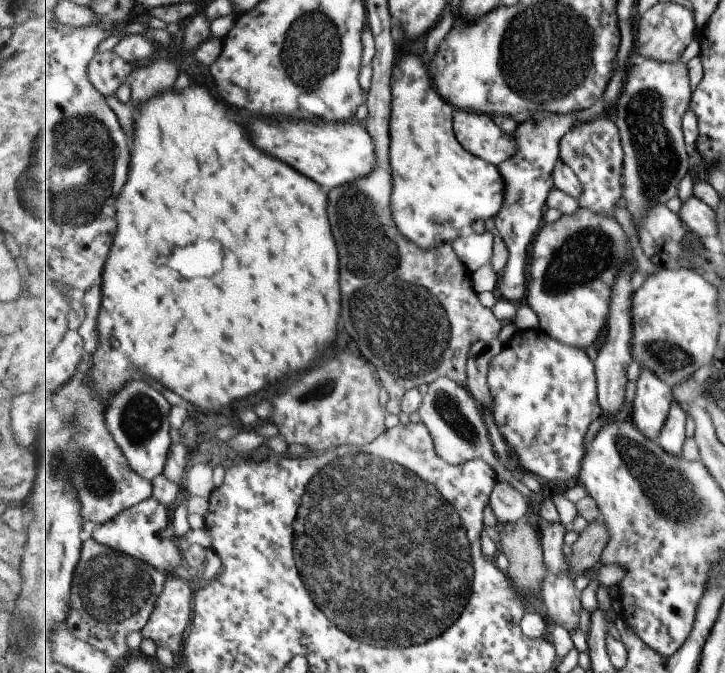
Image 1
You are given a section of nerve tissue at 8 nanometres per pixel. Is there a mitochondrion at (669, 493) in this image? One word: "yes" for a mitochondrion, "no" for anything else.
yes

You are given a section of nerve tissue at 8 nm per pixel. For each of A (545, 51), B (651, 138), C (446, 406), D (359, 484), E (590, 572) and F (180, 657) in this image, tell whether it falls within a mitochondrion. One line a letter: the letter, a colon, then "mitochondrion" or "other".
A: mitochondrion
B: mitochondrion
C: mitochondrion
D: mitochondrion
E: other
F: other

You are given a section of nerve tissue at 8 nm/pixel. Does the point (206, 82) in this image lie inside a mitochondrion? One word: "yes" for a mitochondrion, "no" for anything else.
no

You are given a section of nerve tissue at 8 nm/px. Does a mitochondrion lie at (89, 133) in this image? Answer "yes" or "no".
yes

